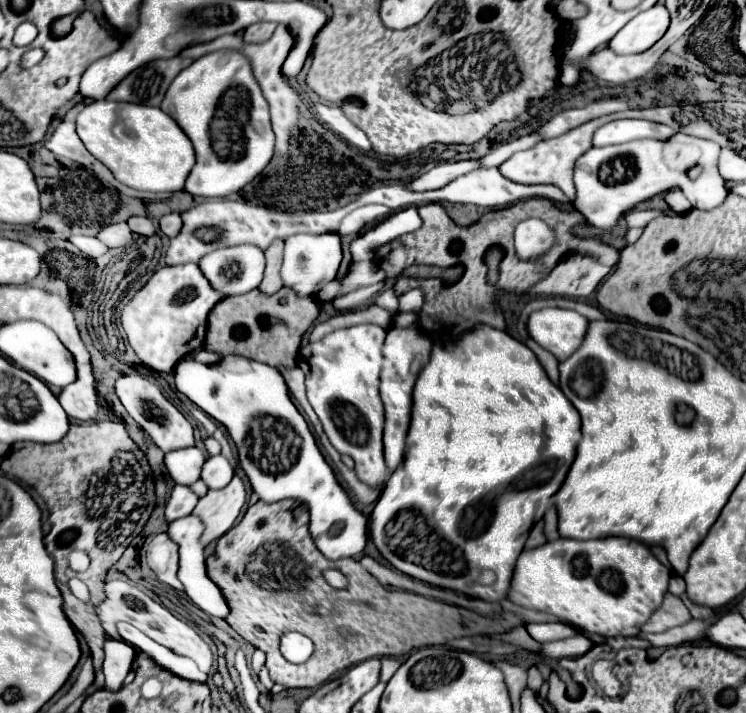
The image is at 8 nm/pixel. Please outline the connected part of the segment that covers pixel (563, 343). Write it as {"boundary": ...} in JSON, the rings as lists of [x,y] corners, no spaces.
{"boundary":[[[556,307],[538,309],[528,319],[530,337],[558,361],[568,359],[578,349],[586,335],[586,327],[588,321],[580,313]]]}

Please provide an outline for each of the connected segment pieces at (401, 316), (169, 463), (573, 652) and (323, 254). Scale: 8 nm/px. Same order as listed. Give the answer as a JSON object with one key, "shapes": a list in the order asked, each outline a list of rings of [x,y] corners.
{"shapes":[[[[396,313],[392,317],[392,323],[394,323],[394,327],[414,327],[416,319],[418,319],[416,313]]],[[[196,447],[176,449],[168,451],[164,455],[164,465],[168,469],[168,475],[178,485],[192,485],[200,479],[200,469],[204,465],[204,455]]],[[[578,633],[572,639],[564,639],[560,643],[546,643],[542,645],[542,655],[552,657],[552,659],[562,659],[562,657],[580,657],[592,647],[592,641]]],[[[292,235],[284,241],[284,285],[292,287],[298,295],[318,293],[328,281],[332,281],[342,263],[340,235]]]]}

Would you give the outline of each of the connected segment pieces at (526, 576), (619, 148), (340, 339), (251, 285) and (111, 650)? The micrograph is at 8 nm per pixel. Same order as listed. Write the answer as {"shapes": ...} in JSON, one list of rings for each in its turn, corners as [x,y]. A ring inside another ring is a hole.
{"shapes":[[[[560,537],[520,553],[506,597],[524,609],[550,613],[580,631],[604,639],[636,637],[660,607],[668,591],[668,579],[670,569],[636,539],[604,537],[576,541]]],[[[676,133],[668,141],[638,139],[622,145],[592,147],[576,161],[574,167],[574,209],[578,209],[590,225],[606,233],[614,231],[624,211],[627,212],[636,203],[670,189],[682,189],[696,209],[714,209],[728,197],[726,179],[718,171],[720,149],[722,147],[714,141],[698,139],[684,133]],[[696,165],[702,167],[702,173],[696,179],[690,179],[688,171]]],[[[356,325],[340,331],[332,331],[324,335],[324,339],[310,343],[306,351],[300,353],[298,367],[306,375],[306,395],[316,411],[318,419],[322,421],[324,433],[328,435],[330,443],[338,453],[350,455],[356,463],[356,473],[360,481],[376,487],[384,487],[390,473],[386,473],[384,455],[382,455],[382,427],[384,427],[384,409],[378,395],[378,375],[382,369],[382,345],[384,345],[386,331],[376,325]]],[[[236,245],[216,249],[198,261],[210,285],[224,297],[244,295],[256,289],[264,275],[264,251],[256,245]]],[[[108,639],[105,645],[106,659],[103,662],[103,672],[105,676],[104,689],[118,691],[122,687],[122,681],[126,679],[128,671],[132,669],[134,661],[134,647],[124,643],[124,641]]]]}

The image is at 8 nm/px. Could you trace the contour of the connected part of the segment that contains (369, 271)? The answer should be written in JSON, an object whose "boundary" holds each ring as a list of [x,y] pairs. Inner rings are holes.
{"boundary":[[[356,261],[348,267],[348,273],[340,279],[340,291],[338,291],[336,297],[346,295],[346,293],[350,293],[354,289],[360,289],[360,287],[374,285],[378,281],[384,281],[384,271],[382,269],[378,269],[370,261]]]}

